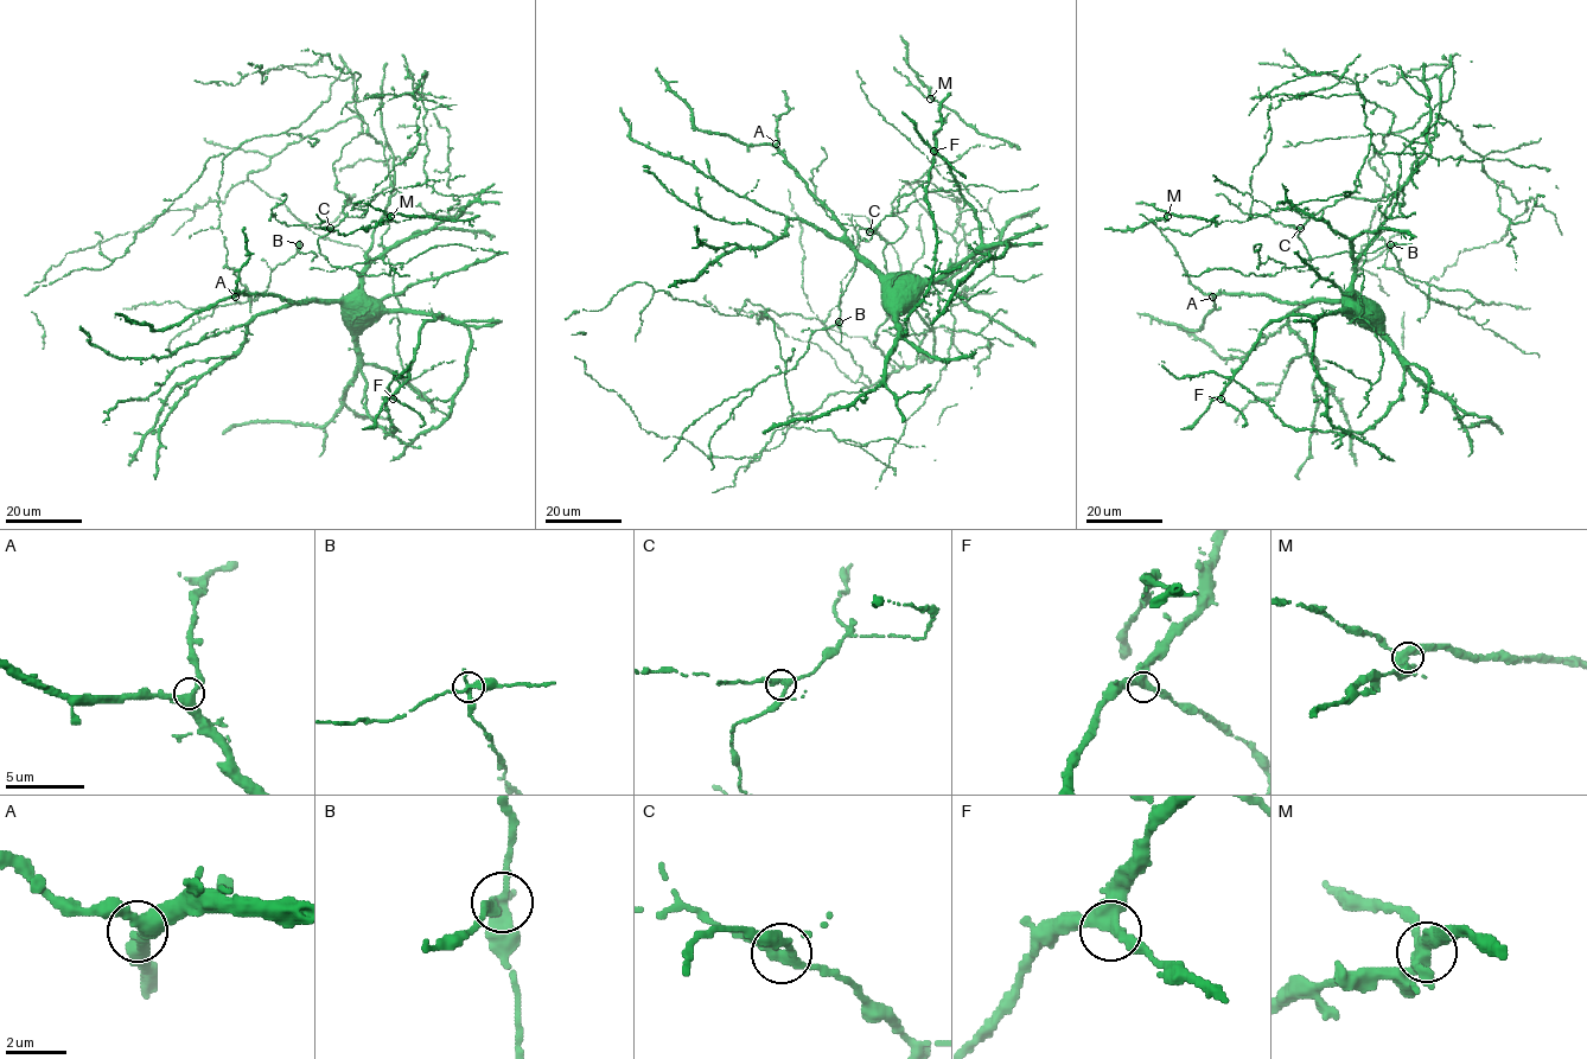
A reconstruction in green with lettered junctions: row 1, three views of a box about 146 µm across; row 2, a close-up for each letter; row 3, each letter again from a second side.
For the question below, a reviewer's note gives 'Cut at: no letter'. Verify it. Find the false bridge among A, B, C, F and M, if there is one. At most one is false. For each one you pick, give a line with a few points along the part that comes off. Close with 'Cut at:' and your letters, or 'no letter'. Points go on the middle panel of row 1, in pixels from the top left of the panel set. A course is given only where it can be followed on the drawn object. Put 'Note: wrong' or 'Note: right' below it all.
B: course (840, 321), (840, 298), (856, 265), (852, 235)
Cut at: B
Note: wrong

